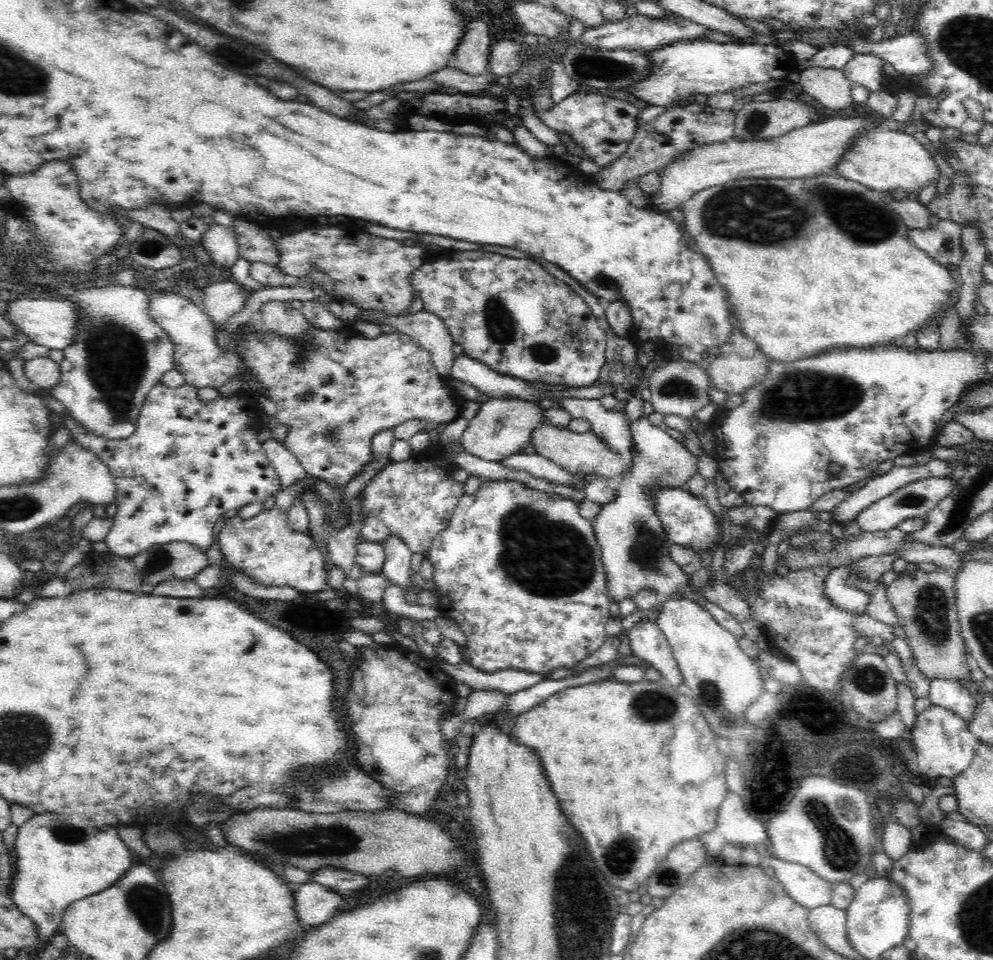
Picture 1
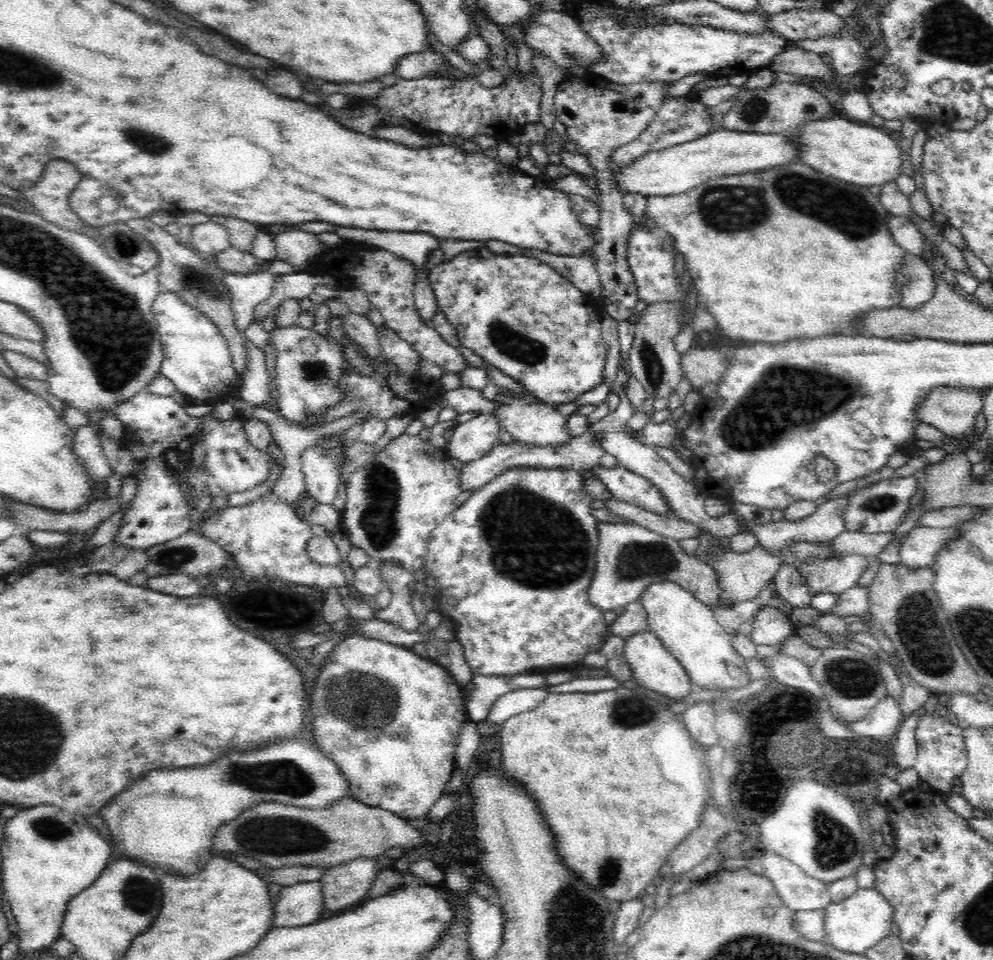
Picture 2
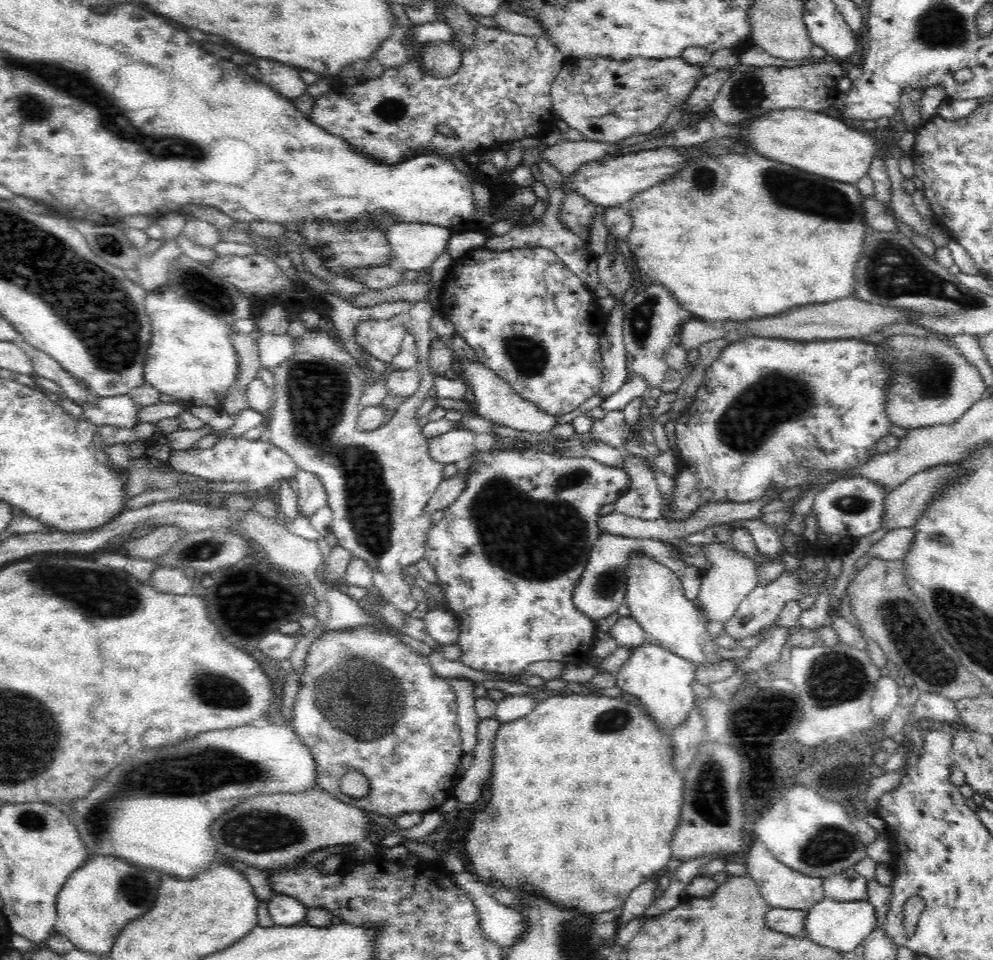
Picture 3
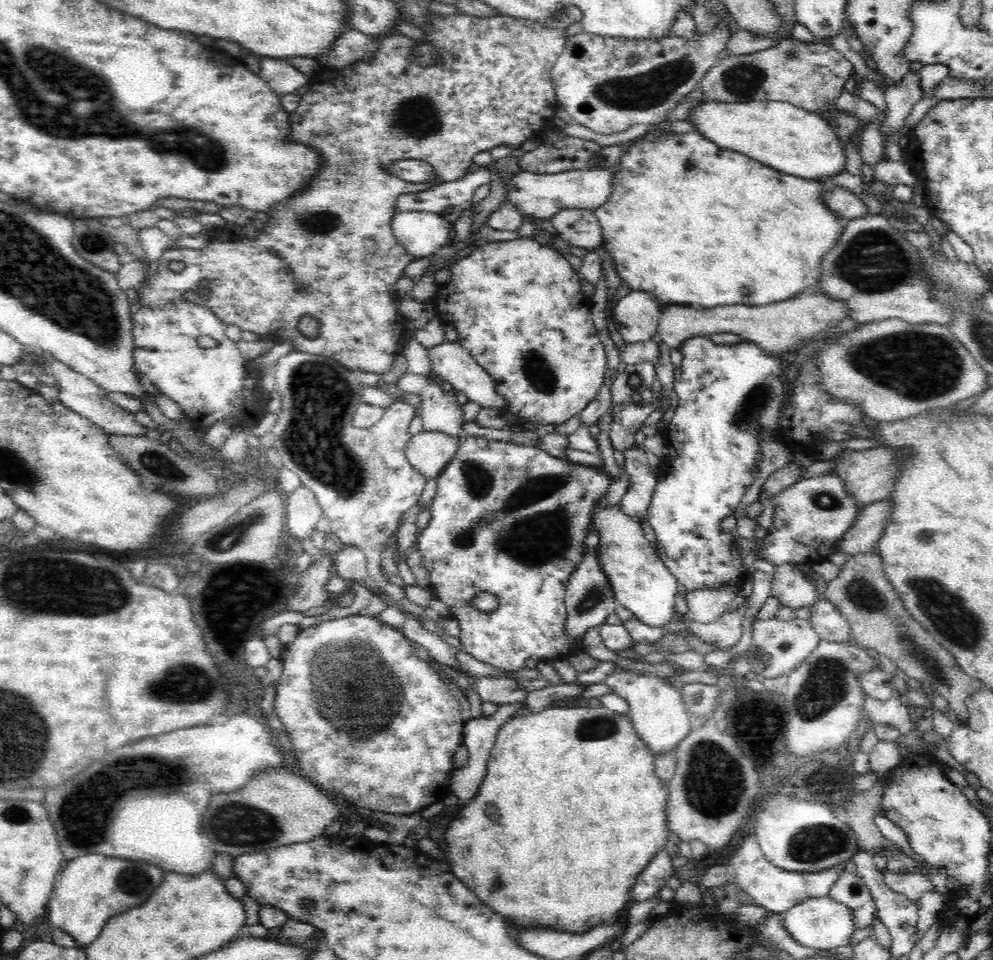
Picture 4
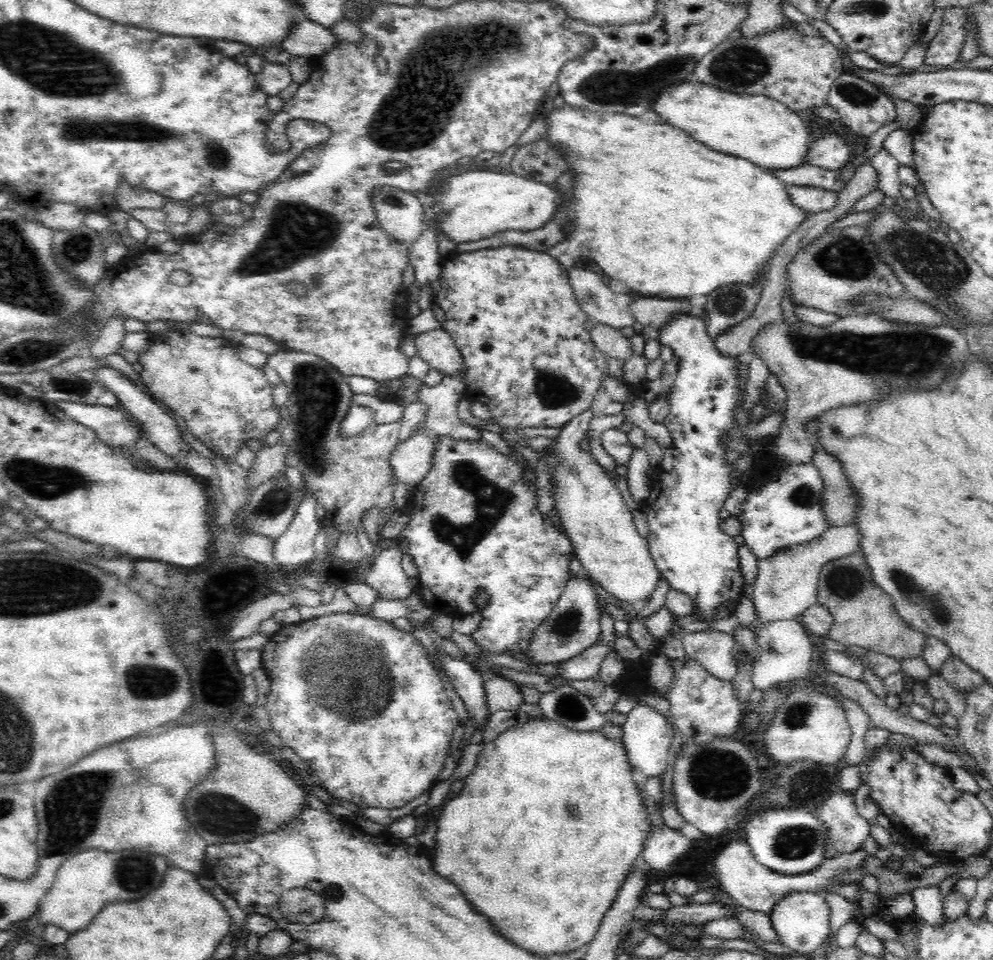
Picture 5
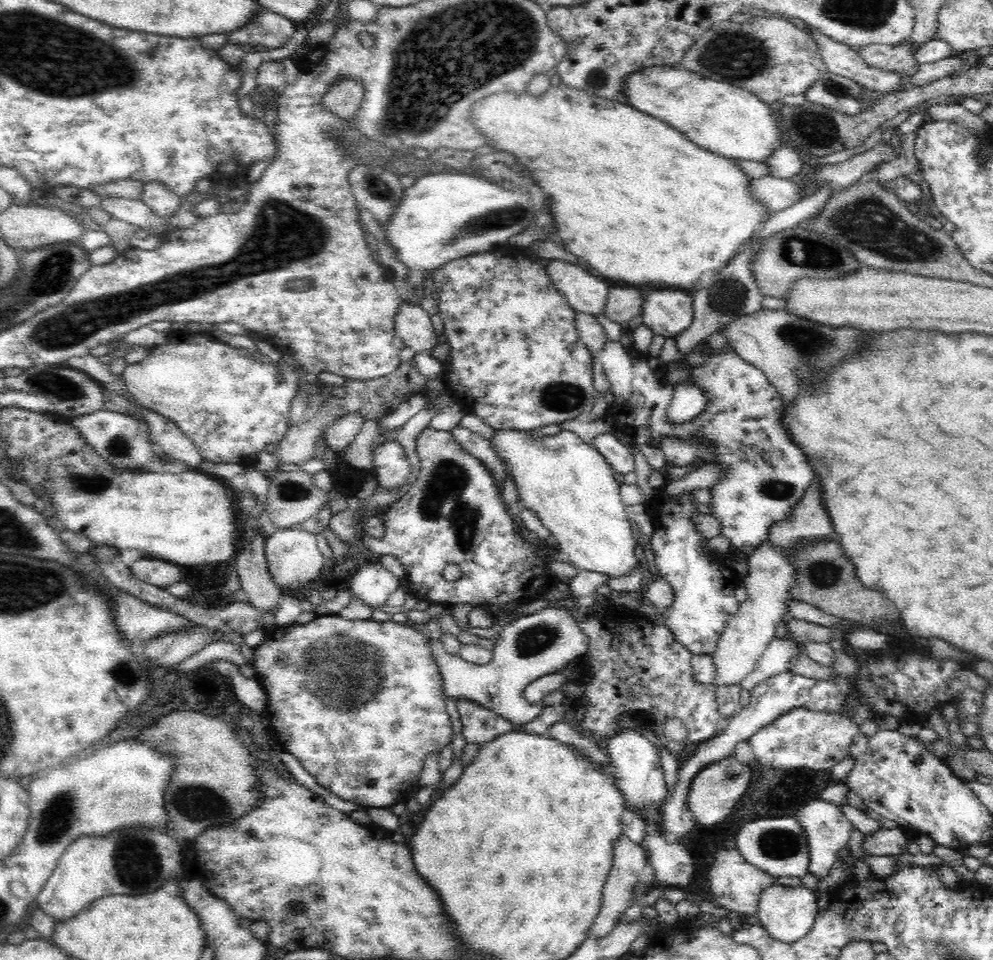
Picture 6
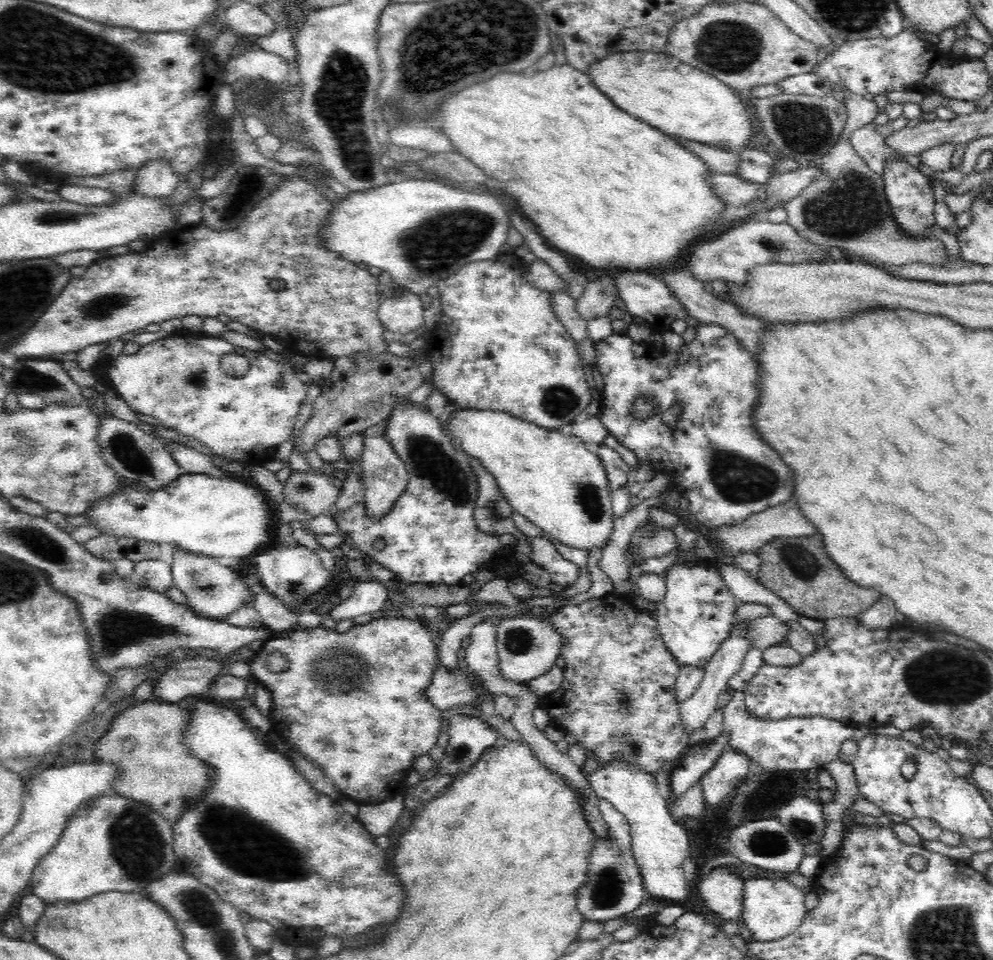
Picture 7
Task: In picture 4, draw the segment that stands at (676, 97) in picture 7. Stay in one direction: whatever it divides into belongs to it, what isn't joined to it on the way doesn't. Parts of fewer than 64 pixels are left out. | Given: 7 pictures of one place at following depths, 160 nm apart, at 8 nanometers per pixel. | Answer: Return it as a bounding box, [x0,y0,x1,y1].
[688,100,846,179]

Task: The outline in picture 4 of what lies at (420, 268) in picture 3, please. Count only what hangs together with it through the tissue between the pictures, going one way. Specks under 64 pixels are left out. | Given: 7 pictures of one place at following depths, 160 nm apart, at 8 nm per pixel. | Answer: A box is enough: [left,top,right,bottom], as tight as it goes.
[389,210,453,261]

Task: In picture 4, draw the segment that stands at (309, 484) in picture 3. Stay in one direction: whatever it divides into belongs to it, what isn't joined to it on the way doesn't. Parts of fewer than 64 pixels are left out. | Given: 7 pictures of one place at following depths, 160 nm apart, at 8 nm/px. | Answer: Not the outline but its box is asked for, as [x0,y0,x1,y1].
[285,485,323,538]

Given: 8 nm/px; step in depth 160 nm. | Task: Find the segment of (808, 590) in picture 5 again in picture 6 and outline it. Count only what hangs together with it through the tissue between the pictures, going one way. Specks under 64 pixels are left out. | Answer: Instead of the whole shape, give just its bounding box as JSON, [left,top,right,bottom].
[712,535,837,686]

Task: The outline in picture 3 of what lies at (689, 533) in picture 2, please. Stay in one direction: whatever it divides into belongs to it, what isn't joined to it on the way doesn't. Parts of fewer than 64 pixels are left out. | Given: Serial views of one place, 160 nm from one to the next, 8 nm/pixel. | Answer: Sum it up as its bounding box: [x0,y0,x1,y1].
[695,542,758,622]

